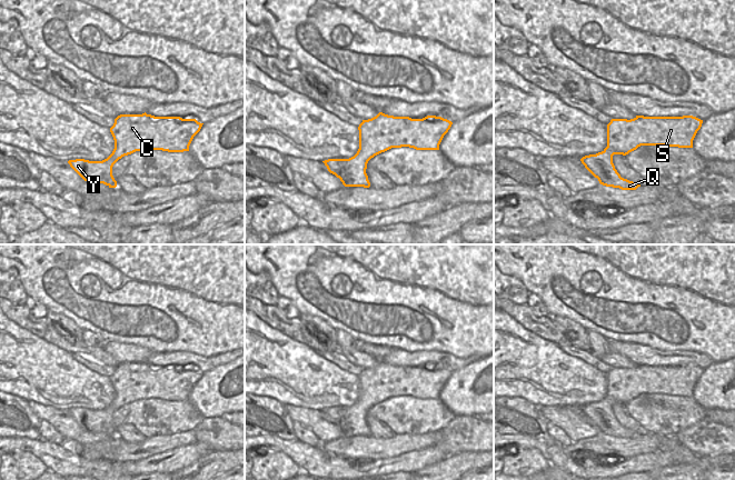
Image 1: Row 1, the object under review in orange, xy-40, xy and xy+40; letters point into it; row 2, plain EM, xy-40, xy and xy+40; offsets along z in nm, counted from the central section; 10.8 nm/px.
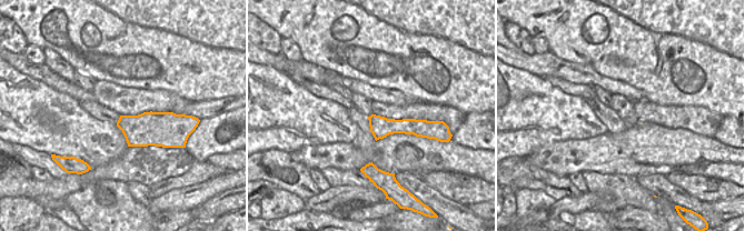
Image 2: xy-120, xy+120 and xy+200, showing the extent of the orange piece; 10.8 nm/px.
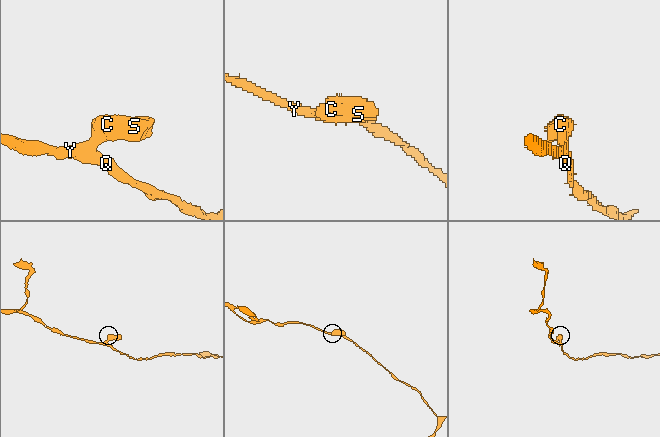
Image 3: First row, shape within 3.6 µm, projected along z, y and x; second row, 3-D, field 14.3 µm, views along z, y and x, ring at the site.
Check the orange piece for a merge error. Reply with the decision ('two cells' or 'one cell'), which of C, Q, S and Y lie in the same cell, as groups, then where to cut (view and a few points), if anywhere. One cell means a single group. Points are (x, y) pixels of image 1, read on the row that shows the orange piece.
one cell; groups C Q S Y; cut none

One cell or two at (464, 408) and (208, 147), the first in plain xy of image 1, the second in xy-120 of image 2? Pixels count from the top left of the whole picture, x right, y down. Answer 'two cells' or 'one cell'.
one cell

